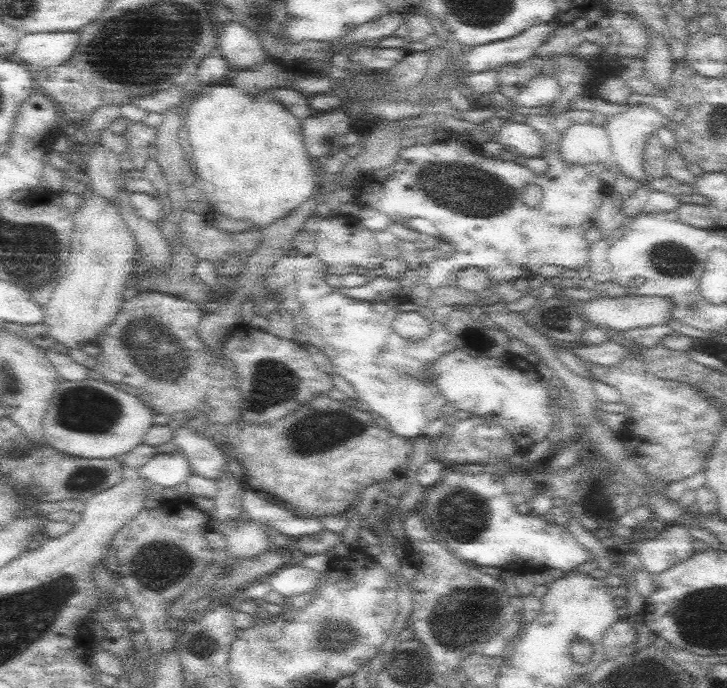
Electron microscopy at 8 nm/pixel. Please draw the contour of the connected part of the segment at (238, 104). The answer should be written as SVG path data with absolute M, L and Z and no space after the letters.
M229 78L222 83L200 87L200 92L192 98L188 111L183 114L184 124L189 130L194 175L198 178L199 190L206 194L207 202L215 208L215 214L221 212L234 220L244 218L256 228L266 228L278 218L288 216L310 196L319 194L319 165L307 154L302 136L303 121L268 90L250 94L236 88Z

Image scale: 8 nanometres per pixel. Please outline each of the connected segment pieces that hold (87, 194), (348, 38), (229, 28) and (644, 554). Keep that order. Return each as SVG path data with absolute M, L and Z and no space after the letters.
M69 169L66 172L66 182L61 192L76 193L82 197L82 206L76 212L76 224L74 224L74 234L70 240L70 262L66 268L64 278L59 280L54 292L43 307L45 312L44 321L48 323L50 335L54 337L55 343L62 343L70 349L81 349L86 344L97 343L102 332L106 332L106 327L114 321L114 317L120 313L122 303L124 303L124 291L128 286L137 280L136 266L140 255L136 238L128 228L126 220L120 216L116 204L112 204L106 196L96 194L90 184L85 180L79 170Z
M400 14L385 15L354 28L348 35L344 35L340 39L334 39L331 43L334 44L336 53L339 53L344 46L348 46L352 42L377 41L382 40L384 37L392 36L403 23L404 21Z
M230 22L218 31L219 49L233 71L252 70L268 59L258 33L238 22Z
M672 525L662 530L654 540L635 541L638 546L638 558L641 568L650 574L660 573L694 555L696 547L692 542L690 527Z

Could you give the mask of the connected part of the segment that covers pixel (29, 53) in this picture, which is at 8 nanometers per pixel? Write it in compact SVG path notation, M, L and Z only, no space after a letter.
M38 32L23 34L18 40L16 54L26 62L30 72L64 64L79 47L80 32Z

